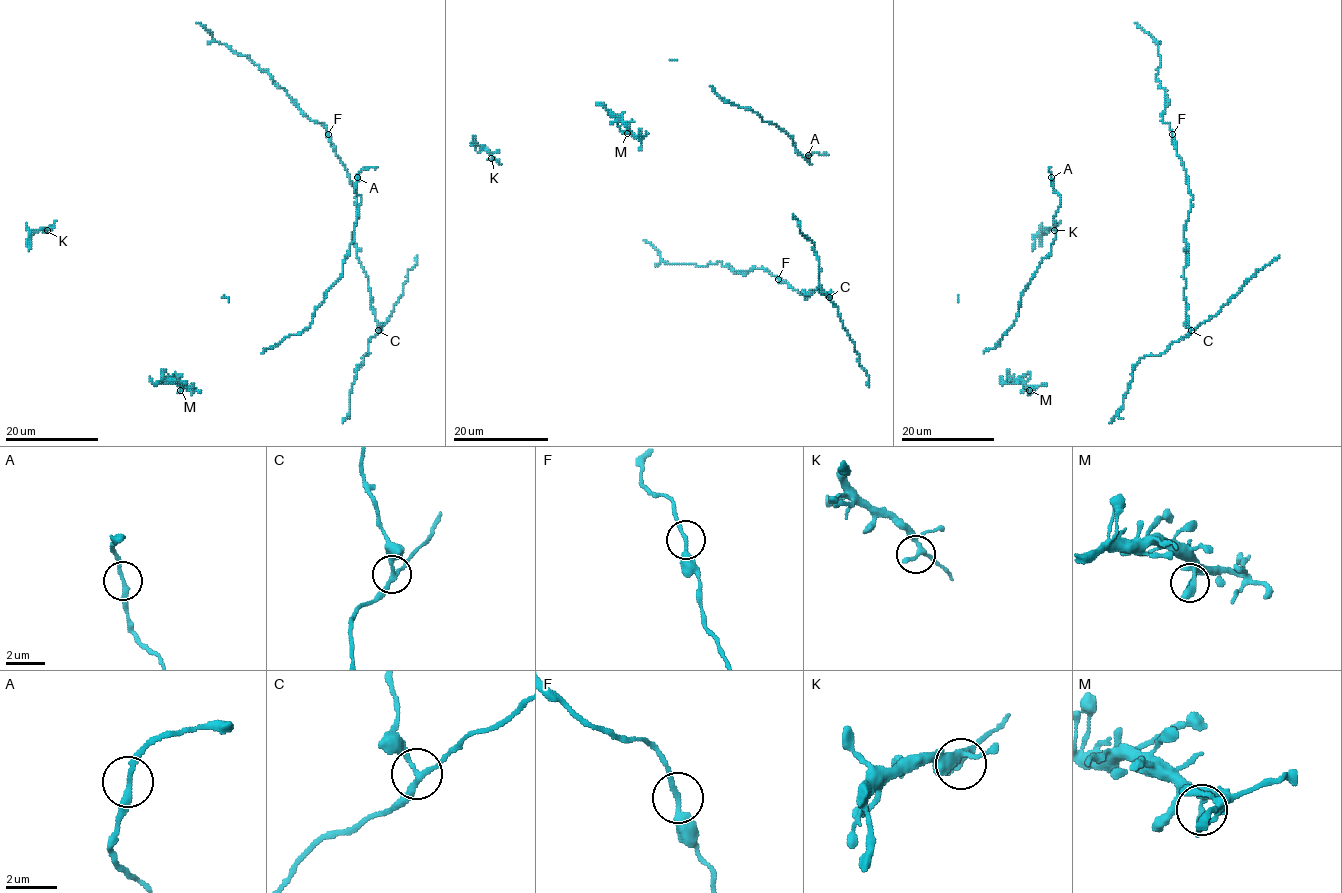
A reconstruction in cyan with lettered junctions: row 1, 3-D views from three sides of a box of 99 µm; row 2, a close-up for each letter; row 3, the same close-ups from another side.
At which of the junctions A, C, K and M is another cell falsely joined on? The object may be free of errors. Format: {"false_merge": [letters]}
{"false_merge": ["C"]}

